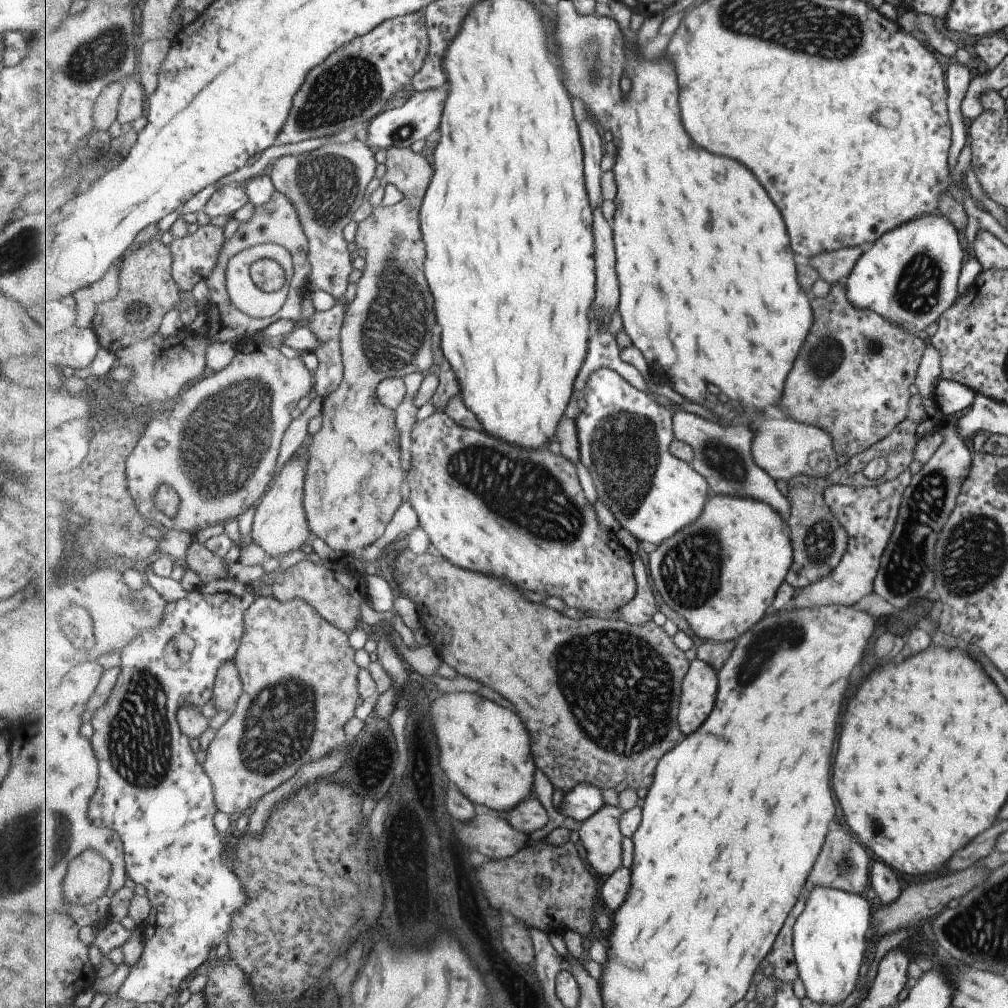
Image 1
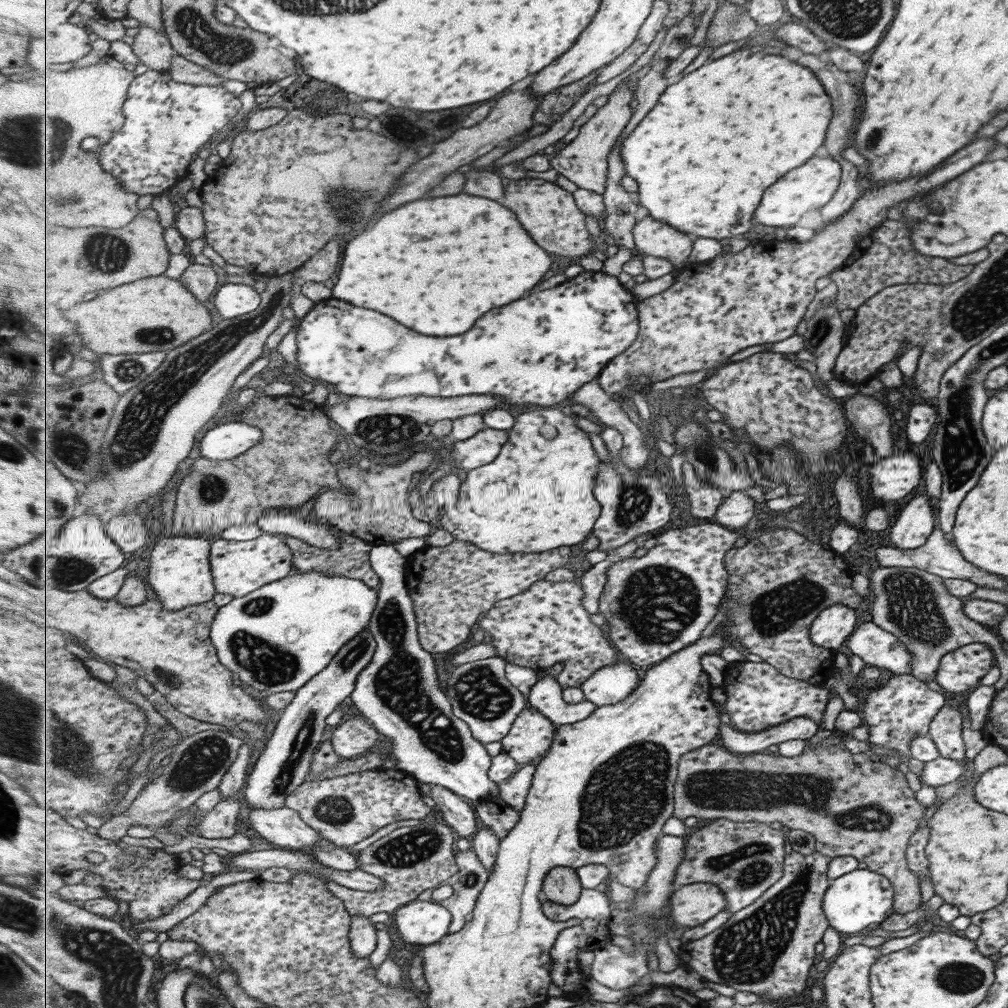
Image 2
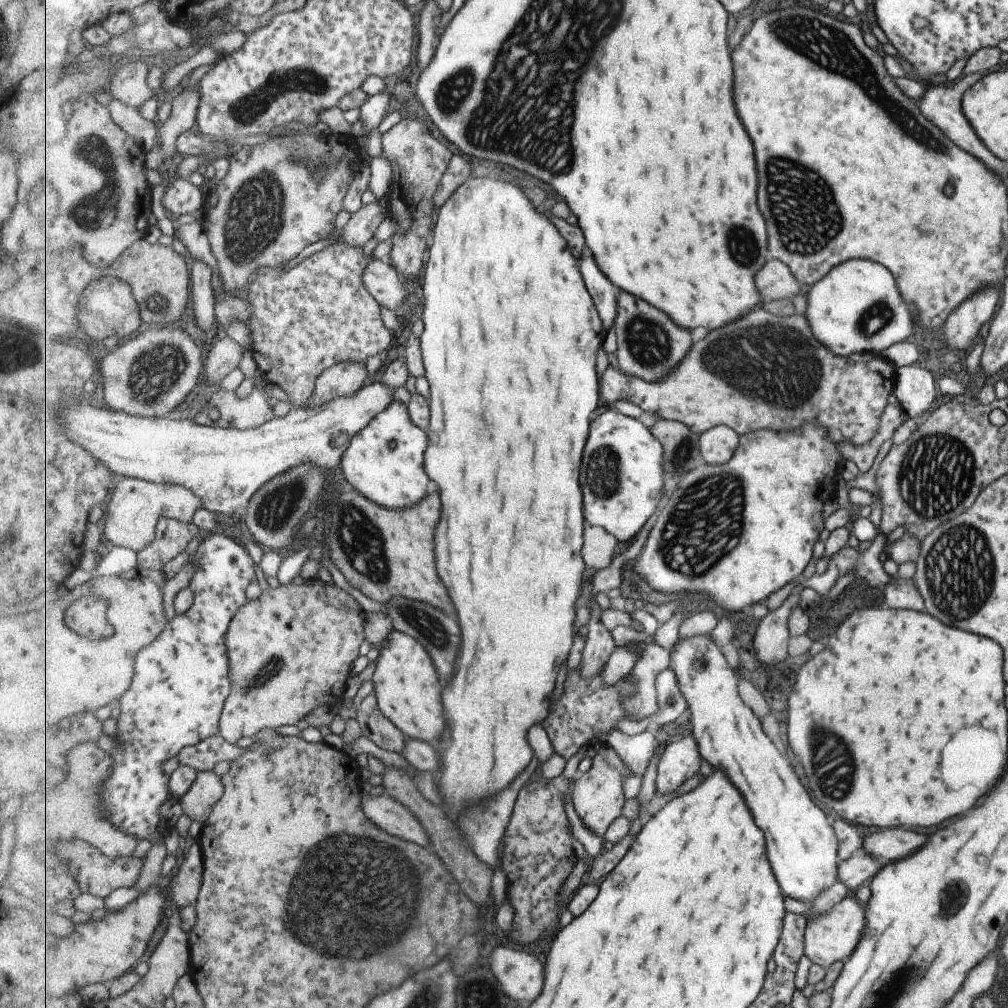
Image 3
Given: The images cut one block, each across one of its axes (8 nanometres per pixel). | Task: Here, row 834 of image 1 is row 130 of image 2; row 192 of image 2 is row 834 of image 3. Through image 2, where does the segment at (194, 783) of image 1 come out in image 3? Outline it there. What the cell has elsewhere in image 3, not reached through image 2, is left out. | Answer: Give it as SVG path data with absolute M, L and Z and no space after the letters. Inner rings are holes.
M207 532L196 551L189 557L198 560L194 579L189 588L194 592L193 606L182 615L166 624L161 636L139 654L139 666L135 666L135 682L120 700L120 716L114 723L118 731L116 747L112 759L116 762L114 773L100 786L102 811L112 816L112 821L120 829L133 833L137 838L148 838L151 844L163 841L170 829L166 829L164 820L159 816L159 808L167 799L172 799L170 778L161 772L161 764L173 756L178 756L186 746L196 745L206 738L220 732L222 712L227 697L232 691L230 677L230 657L227 646L227 635L230 624L238 610L245 606L247 588L257 578L257 566L249 556L247 549L224 533Z

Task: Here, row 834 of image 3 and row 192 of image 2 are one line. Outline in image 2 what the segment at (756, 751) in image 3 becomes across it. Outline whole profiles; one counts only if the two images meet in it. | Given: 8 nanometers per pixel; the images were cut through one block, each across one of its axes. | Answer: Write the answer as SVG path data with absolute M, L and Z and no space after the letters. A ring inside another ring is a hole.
M831 157L811 158L807 166L801 166L799 170L795 170L795 174L787 174L787 178L775 182L775 186L771 186L771 190L767 190L767 194L763 196L763 206L759 206L757 220L765 226L788 228L795 226L807 210L817 210L823 204L828 204L837 184L840 184L839 176L842 176L842 172L839 172L839 165Z

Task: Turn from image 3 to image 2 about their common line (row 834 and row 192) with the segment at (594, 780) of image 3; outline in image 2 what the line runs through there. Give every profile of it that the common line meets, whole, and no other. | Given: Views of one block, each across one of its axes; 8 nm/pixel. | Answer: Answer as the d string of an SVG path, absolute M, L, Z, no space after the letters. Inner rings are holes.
M619 84L609 95L608 101L598 109L579 129L579 134L565 148L551 156L553 169L565 176L581 189L594 190L604 194L608 182L608 157L613 144L634 116L638 86Z

